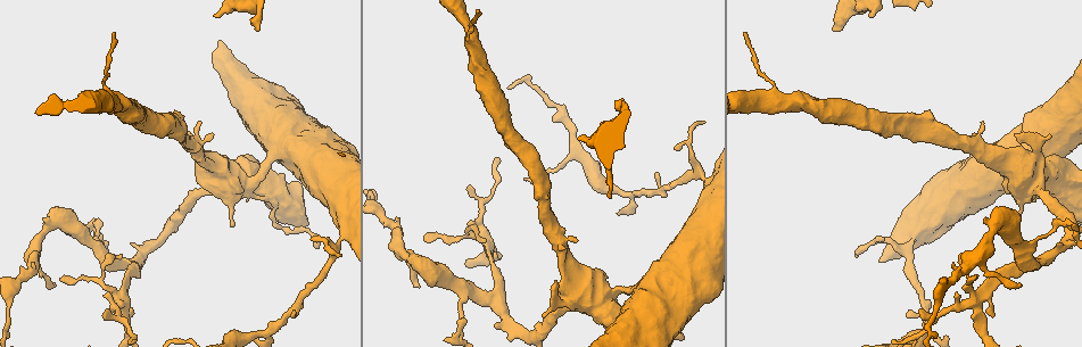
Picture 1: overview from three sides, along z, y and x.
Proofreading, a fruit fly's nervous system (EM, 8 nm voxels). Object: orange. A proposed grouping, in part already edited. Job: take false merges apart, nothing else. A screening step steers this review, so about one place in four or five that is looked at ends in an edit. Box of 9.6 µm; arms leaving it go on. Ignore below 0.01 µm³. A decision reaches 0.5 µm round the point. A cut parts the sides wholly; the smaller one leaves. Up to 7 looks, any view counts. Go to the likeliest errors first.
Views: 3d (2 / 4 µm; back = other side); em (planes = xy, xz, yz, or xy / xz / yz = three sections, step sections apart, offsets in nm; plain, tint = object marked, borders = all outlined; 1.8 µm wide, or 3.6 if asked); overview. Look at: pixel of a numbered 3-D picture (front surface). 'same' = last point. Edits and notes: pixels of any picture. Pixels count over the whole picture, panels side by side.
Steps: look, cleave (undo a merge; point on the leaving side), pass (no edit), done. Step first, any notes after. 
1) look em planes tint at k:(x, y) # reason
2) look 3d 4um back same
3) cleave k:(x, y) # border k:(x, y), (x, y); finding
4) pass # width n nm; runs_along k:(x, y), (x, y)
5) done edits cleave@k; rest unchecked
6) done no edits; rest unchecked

look em planes tint at 1:(456, 337) # abrupt turn

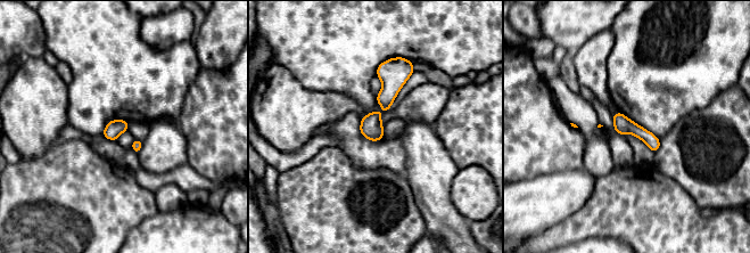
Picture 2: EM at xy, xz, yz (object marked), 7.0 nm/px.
pass # runs_along 2:(393, 62), (373, 138); continuous, no second cell

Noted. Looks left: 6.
look 3d 4um back at 1:(978, 299) # sharp bend

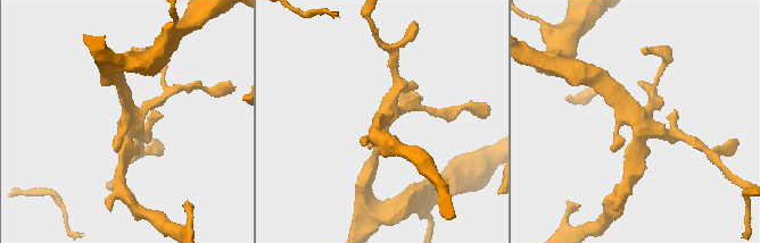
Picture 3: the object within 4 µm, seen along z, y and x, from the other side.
look em planes tint at 3:(642, 124)

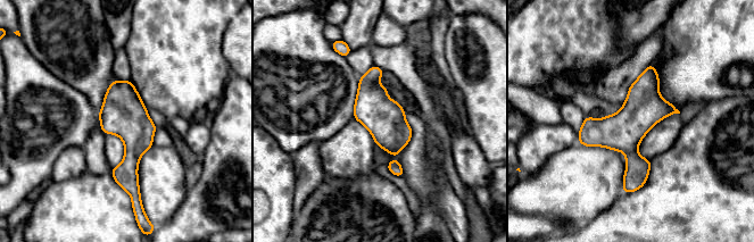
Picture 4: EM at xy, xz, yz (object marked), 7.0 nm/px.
pass # runs_along 4:(651, 68), (631, 123), (629, 186); all the same cell

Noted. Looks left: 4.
look 3d 4um at 1:(560, 303) # sudden change in width

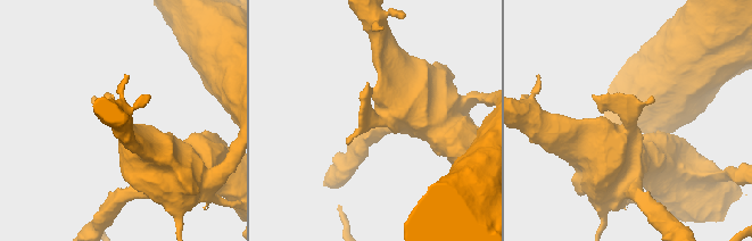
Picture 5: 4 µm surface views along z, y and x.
look em planes tint at 5:(378, 120)

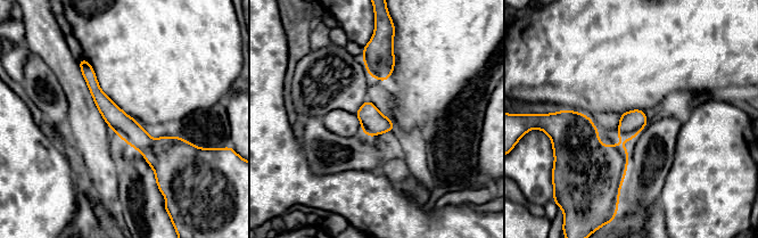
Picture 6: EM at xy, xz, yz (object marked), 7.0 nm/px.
cleave 6:(179, 166) # border 6:(153, 139), (149, 150), (142, 154); a second cell is stuck on

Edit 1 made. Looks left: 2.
done edits cleave@6; rest unchecked

